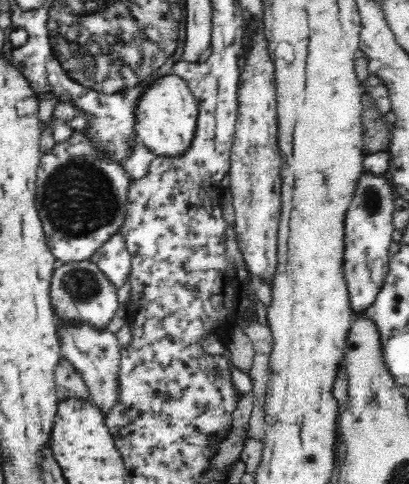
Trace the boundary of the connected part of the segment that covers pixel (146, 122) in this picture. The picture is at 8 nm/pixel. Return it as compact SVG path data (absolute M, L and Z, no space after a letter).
M164 74L160 78L150 79L150 84L142 90L134 106L137 138L154 154L178 156L190 146L194 138L198 114L198 101L182 77Z

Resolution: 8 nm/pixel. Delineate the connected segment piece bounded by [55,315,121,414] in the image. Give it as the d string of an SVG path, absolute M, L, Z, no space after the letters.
M56 315L57 335L60 336L60 356L66 359L86 383L90 401L104 414L109 413L119 404L121 397L118 388L121 363L121 346L116 335L106 328L98 330L91 322L71 322Z

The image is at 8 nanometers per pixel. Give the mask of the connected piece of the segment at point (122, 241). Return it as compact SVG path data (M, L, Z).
M118 232L106 240L90 258L118 289L125 284L131 272L132 255L126 244L126 237Z

